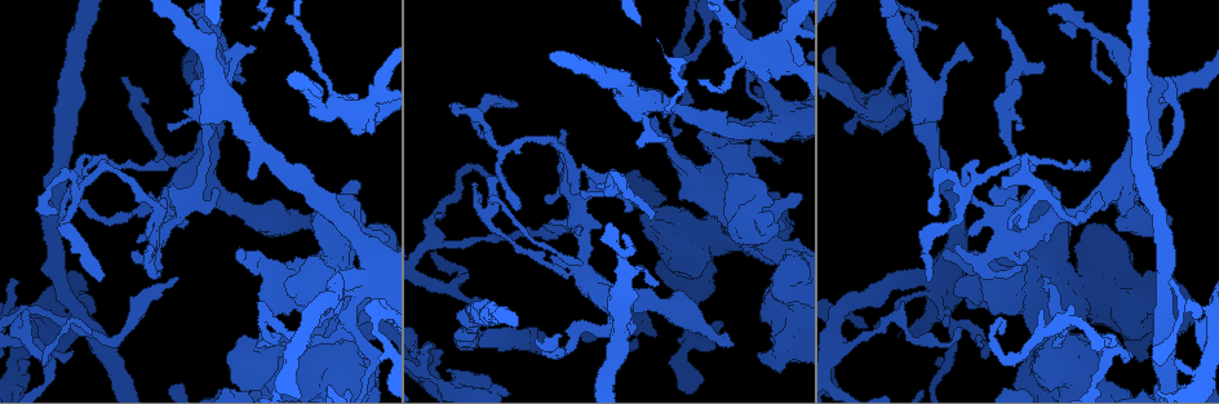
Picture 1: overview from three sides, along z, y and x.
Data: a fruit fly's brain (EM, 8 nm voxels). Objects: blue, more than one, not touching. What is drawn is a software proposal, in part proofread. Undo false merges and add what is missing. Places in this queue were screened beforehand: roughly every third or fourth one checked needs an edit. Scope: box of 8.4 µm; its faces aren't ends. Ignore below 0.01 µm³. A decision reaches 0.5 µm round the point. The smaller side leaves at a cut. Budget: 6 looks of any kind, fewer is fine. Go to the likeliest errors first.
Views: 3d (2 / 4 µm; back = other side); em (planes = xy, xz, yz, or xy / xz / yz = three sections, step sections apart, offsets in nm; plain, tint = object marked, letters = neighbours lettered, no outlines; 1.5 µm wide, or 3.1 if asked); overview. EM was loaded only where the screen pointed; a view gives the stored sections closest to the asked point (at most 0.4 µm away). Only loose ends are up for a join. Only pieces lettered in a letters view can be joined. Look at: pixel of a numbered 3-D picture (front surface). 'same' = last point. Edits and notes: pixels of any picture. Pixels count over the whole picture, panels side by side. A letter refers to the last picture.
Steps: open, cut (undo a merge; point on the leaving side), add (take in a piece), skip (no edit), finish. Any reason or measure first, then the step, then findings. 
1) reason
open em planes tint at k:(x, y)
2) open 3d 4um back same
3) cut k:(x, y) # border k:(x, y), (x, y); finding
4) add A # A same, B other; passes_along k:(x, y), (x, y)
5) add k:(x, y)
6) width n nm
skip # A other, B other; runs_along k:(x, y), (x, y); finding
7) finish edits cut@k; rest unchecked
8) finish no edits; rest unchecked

open 3d 2um back at 1:(22, 360)

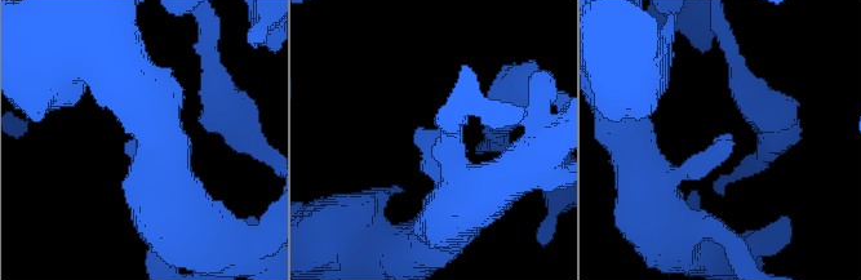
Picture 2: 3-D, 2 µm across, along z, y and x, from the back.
now the EM
open em planes letters at 2:(728, 134)

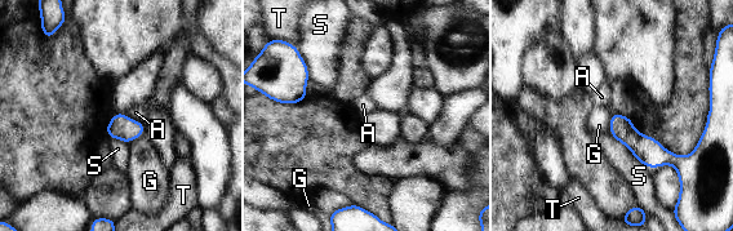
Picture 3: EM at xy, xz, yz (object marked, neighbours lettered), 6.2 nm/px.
longest_contact S 340 nm
skip # A other, G other, S other, T other; none of them fits

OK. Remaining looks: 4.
free end
open em planes letters at 1:(1170, 219)

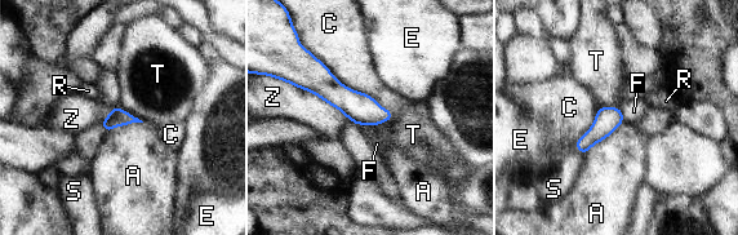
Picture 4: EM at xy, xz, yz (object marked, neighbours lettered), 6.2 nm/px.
skip # A other, C other, E other, F other, R other, S other, T other, Z other; runs_along 4:(305, 79), (388, 115); none of them fits

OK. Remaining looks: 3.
stops while still wide
open 3d 4um at 1:(369, 223)

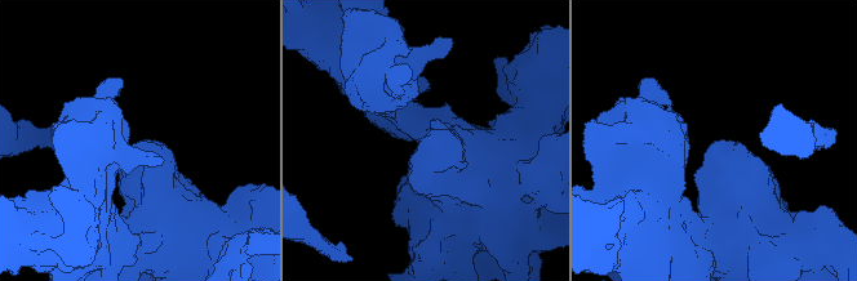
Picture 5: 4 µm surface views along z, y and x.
need the tissue
open em planes letters at 5:(715, 148)

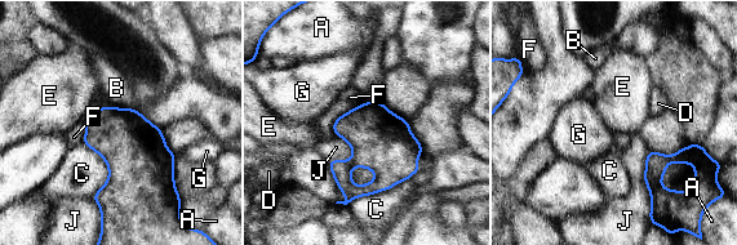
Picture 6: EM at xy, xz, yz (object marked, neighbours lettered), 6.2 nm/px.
longest_contact C 360 nm
skip # A other, B other, C other, D other, E other, F other, G other, J other; border 6:(364, 102), (342, 114), (332, 132); no lettered piece goes on from it

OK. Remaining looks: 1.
finish no edits; rest unchecked

